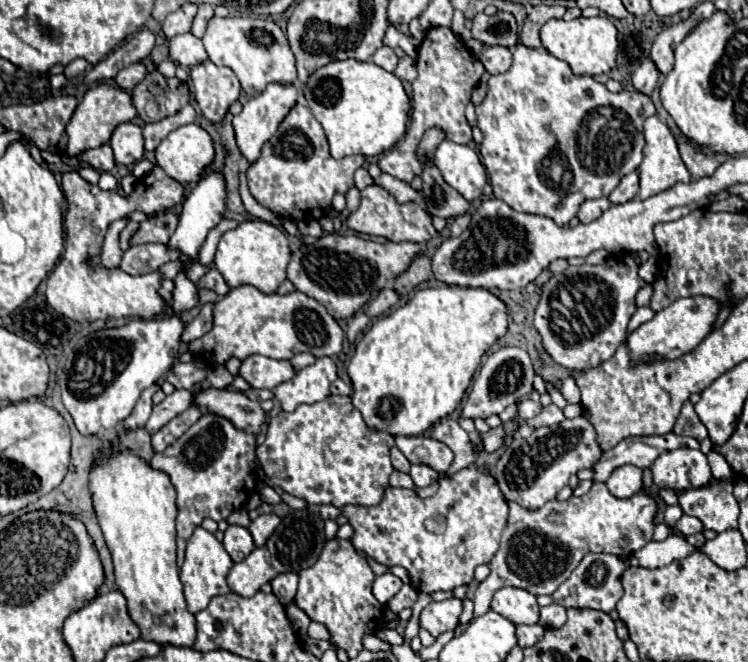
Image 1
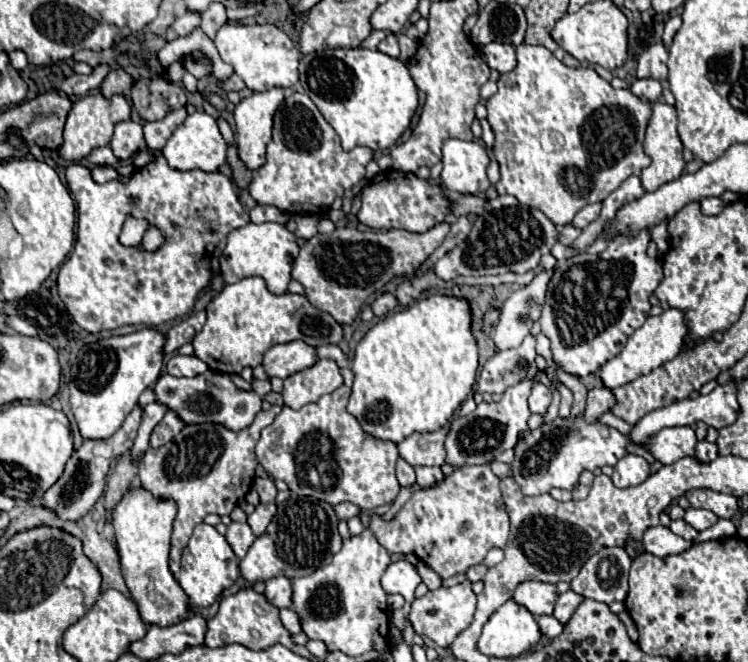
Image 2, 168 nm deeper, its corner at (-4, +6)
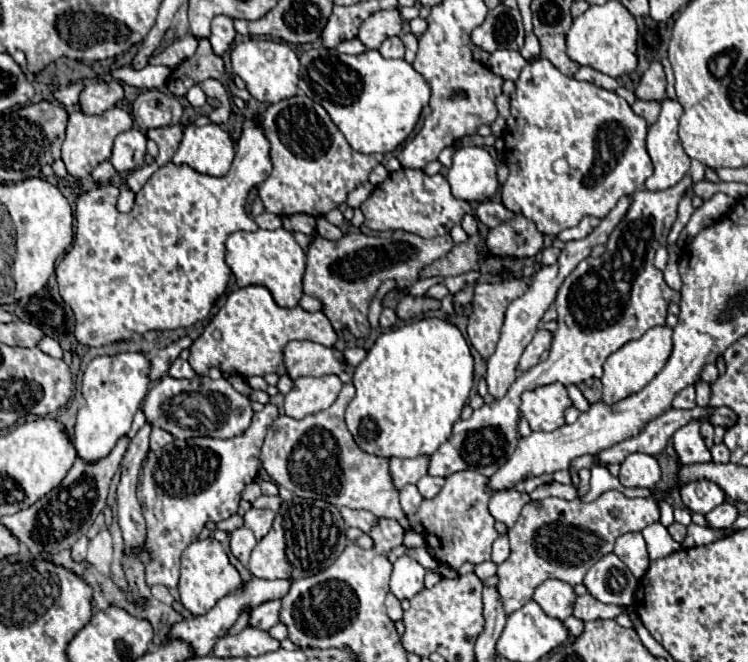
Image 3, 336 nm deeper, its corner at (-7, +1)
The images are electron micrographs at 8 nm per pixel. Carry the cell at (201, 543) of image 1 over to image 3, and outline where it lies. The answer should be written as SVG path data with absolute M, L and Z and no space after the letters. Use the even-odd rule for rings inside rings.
M199 539L193 541L181 555L181 579L179 579L179 593L181 603L193 613L193 615L205 615L209 609L215 607L219 599L233 593L241 585L241 577L237 569L229 563L229 557L223 549L223 545L213 539Z

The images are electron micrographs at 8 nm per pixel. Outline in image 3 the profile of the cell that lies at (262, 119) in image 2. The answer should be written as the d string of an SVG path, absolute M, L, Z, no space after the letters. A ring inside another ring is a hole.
M253 119L249 127L243 127L233 165L223 177L203 175L187 165L165 163L143 185L135 197L135 207L129 213L117 211L119 187L101 183L85 191L77 199L75 241L57 267L59 293L75 313L77 341L89 347L101 347L113 341L131 339L133 333L191 327L205 319L215 299L223 295L231 275L231 269L225 263L225 241L239 229L257 231L257 223L247 215L243 205L251 187L263 183L269 175L269 141L261 123Z

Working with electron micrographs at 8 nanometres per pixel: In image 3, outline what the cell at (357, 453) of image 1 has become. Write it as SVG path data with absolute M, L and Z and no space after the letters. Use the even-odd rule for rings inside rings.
M345 385L331 407L303 419L293 419L279 415L261 449L261 463L269 477L305 499L325 499L335 507L365 509L375 517L399 519L399 523L409 529L412 525L405 519L405 513L399 505L399 489L393 483L389 471L389 459L367 455L361 451L345 425L345 409L355 395L353 385Z

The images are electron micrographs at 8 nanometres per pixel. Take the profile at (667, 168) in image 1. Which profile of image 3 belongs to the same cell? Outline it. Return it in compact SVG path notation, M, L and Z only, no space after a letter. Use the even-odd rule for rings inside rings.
M665 99L661 101L661 113L659 113L659 119L649 125L649 133L647 133L647 151L649 151L649 157L653 161L653 175L645 181L645 187L647 191L665 191L673 185L677 185L689 171L689 157L687 153L683 151L681 143L679 143L679 137L677 137L677 123L683 115L683 107L677 103L677 101L671 101L671 99Z

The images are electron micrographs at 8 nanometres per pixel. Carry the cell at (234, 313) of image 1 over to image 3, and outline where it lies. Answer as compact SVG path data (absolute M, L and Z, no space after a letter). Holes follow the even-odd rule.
M251 285L237 289L227 297L227 303L191 345L189 363L199 375L207 375L211 367L217 367L225 377L241 375L247 379L251 375L263 377L267 373L285 375L285 367L281 367L281 349L291 339L309 339L333 347L337 343L337 333L321 311L309 313L301 307L279 307L269 289Z

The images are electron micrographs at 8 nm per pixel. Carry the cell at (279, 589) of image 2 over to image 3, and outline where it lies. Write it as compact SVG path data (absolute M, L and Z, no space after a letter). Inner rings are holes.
M271 599L261 603L251 611L249 625L259 627L259 629L271 629L275 623L279 623L279 613L281 613L281 599Z

